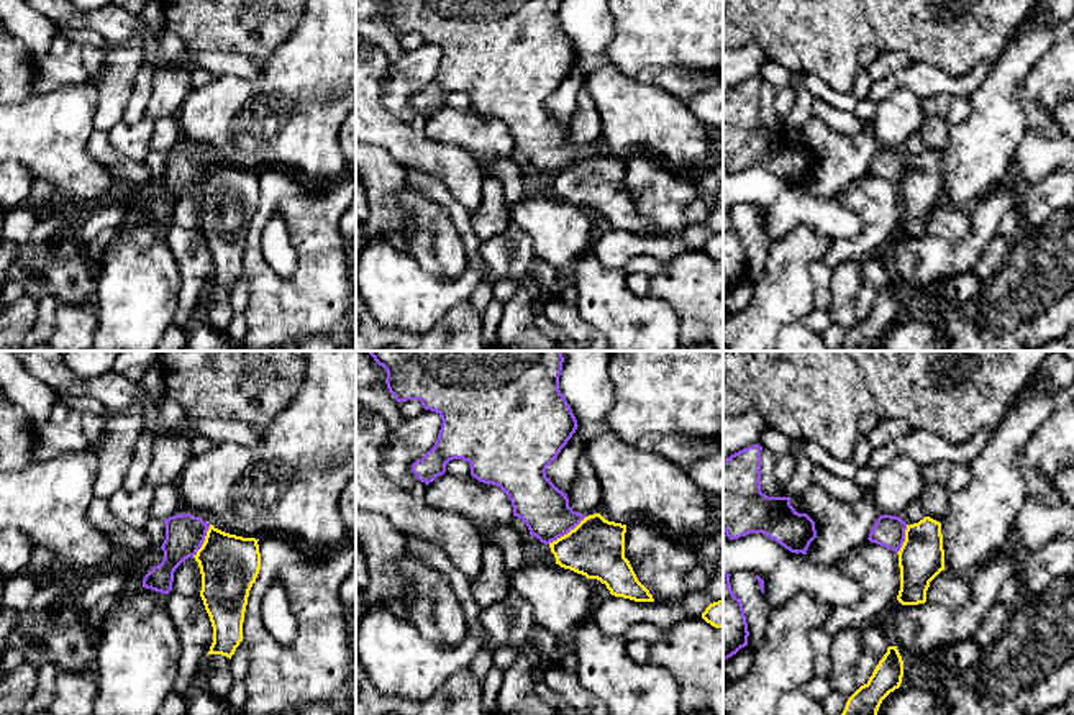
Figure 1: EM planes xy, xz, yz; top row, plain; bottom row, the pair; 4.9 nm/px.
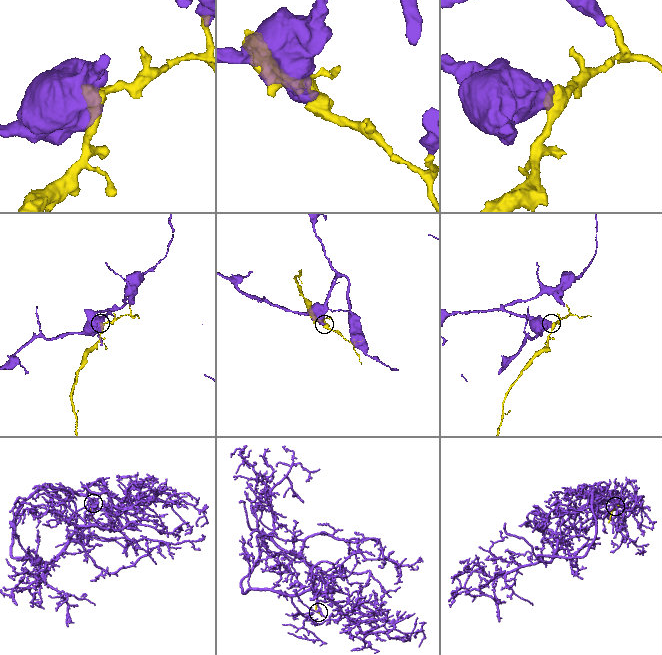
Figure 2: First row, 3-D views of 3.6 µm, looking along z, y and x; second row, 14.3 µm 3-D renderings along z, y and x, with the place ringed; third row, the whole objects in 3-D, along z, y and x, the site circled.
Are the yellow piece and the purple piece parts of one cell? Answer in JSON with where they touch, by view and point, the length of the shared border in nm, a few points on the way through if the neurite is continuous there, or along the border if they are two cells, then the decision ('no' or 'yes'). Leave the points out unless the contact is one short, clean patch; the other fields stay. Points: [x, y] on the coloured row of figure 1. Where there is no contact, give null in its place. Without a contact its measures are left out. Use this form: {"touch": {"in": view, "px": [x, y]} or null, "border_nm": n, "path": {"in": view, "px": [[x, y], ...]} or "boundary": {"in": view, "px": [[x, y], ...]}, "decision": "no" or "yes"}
{"touch": {"in": "xz", "px": [568, 533]}, "border_nm": 240, "decision": "no"}

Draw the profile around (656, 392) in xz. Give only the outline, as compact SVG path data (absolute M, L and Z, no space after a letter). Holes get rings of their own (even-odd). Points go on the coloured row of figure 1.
M613 351L608 374L615 402L605 423L626 444L648 435L723 435L723 351Z

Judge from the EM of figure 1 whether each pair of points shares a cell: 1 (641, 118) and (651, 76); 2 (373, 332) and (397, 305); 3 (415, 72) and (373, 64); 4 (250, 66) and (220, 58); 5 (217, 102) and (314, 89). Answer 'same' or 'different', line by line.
1: different
2: different
3: different
4: same
5: same

